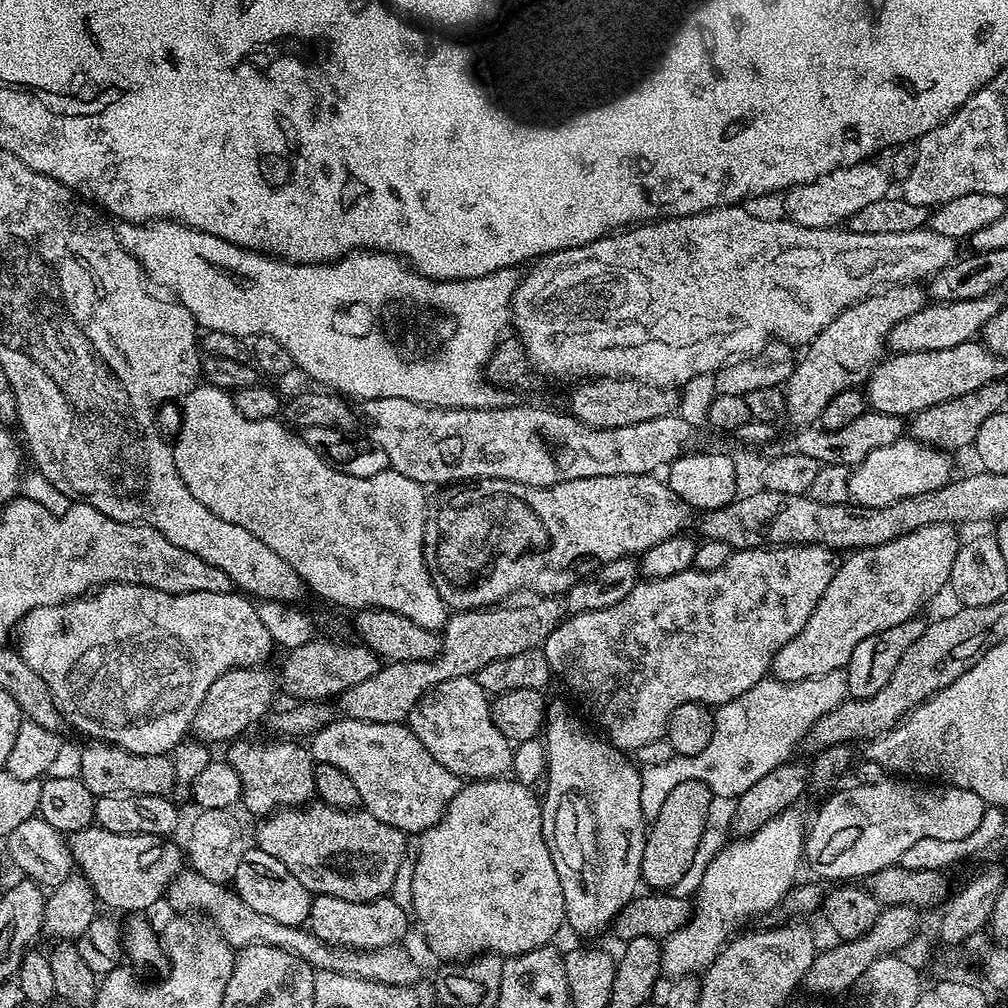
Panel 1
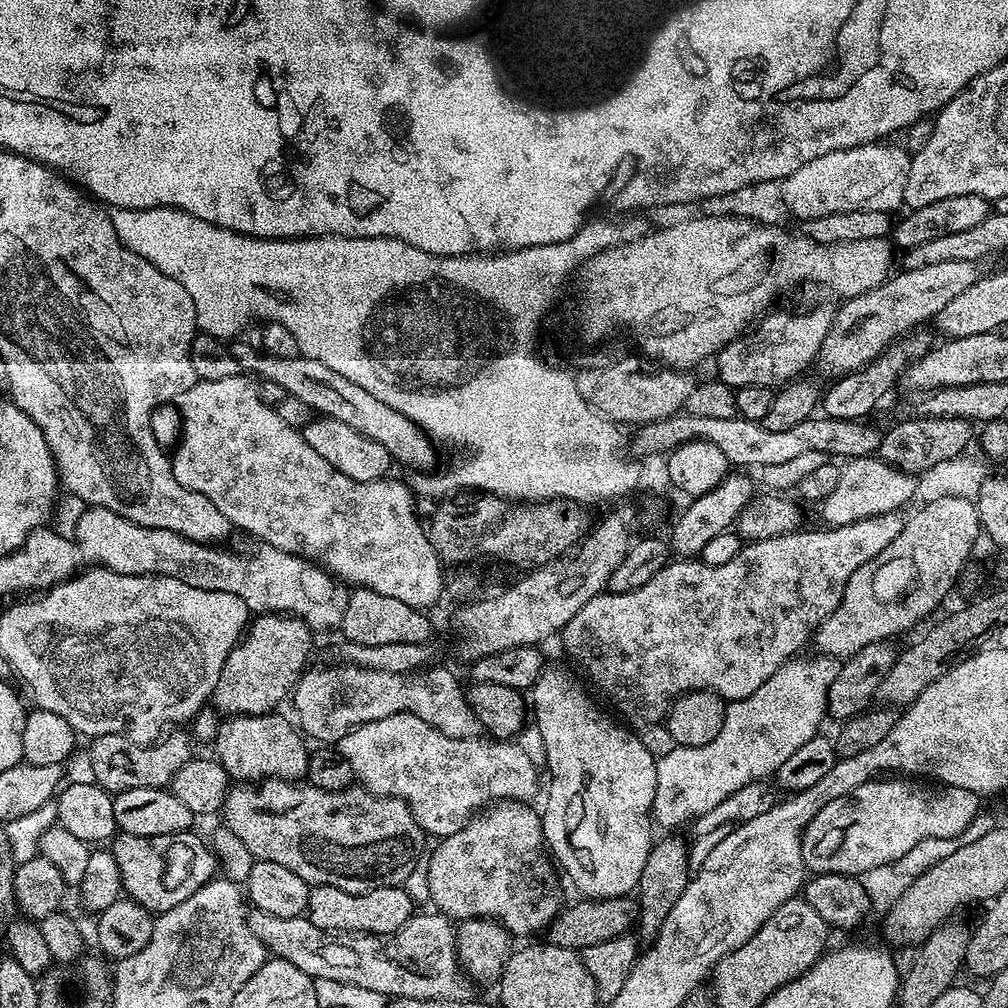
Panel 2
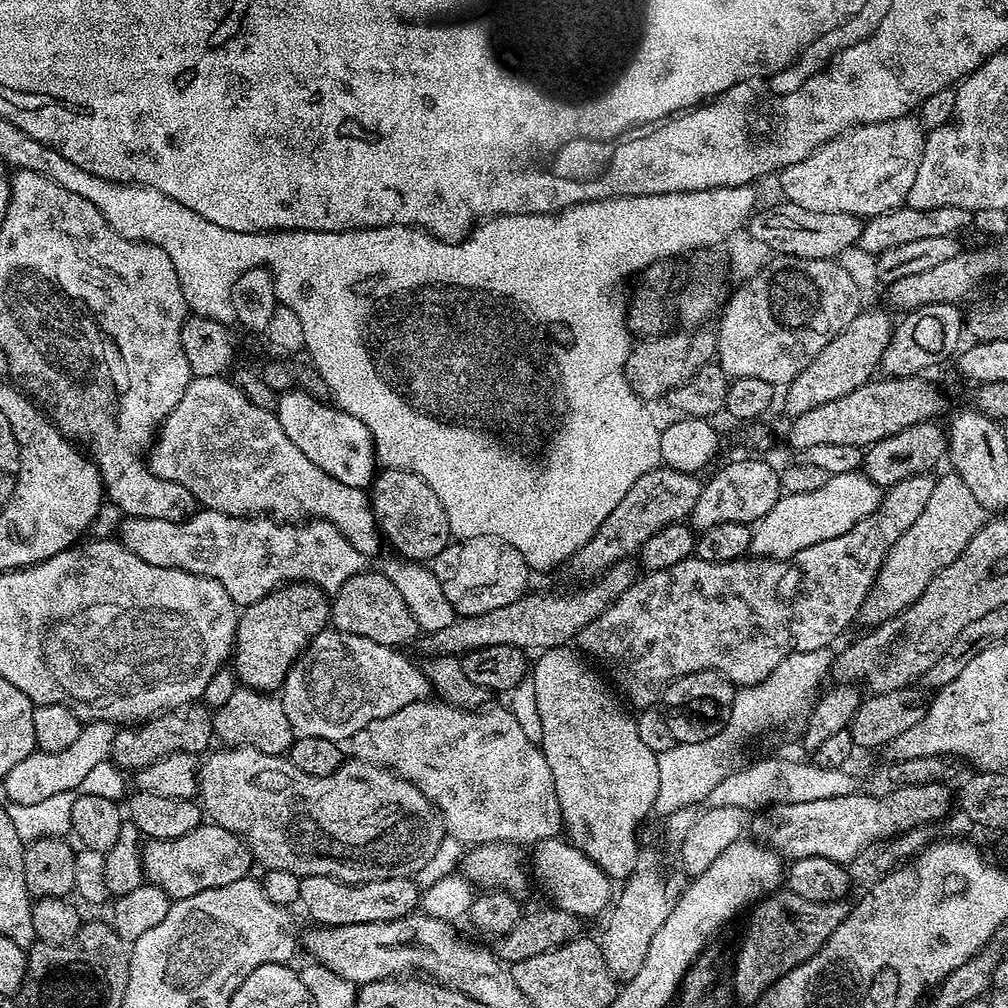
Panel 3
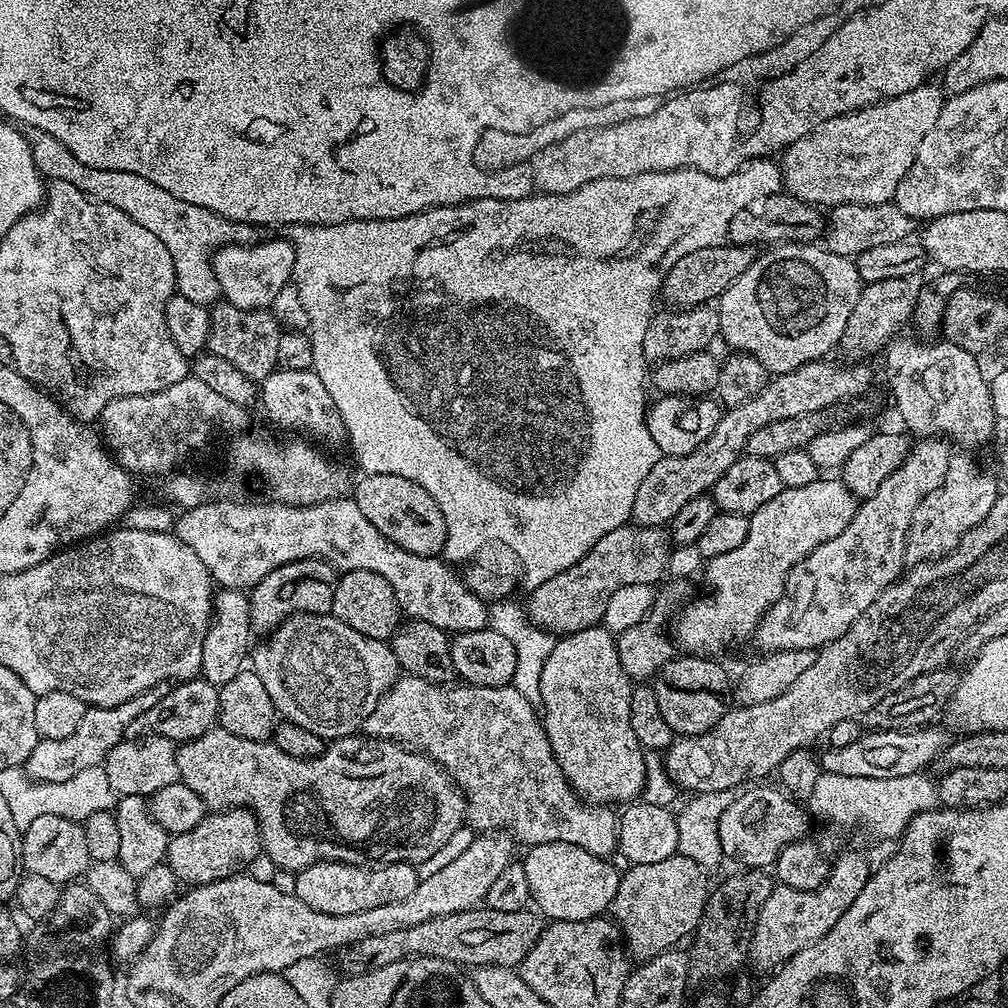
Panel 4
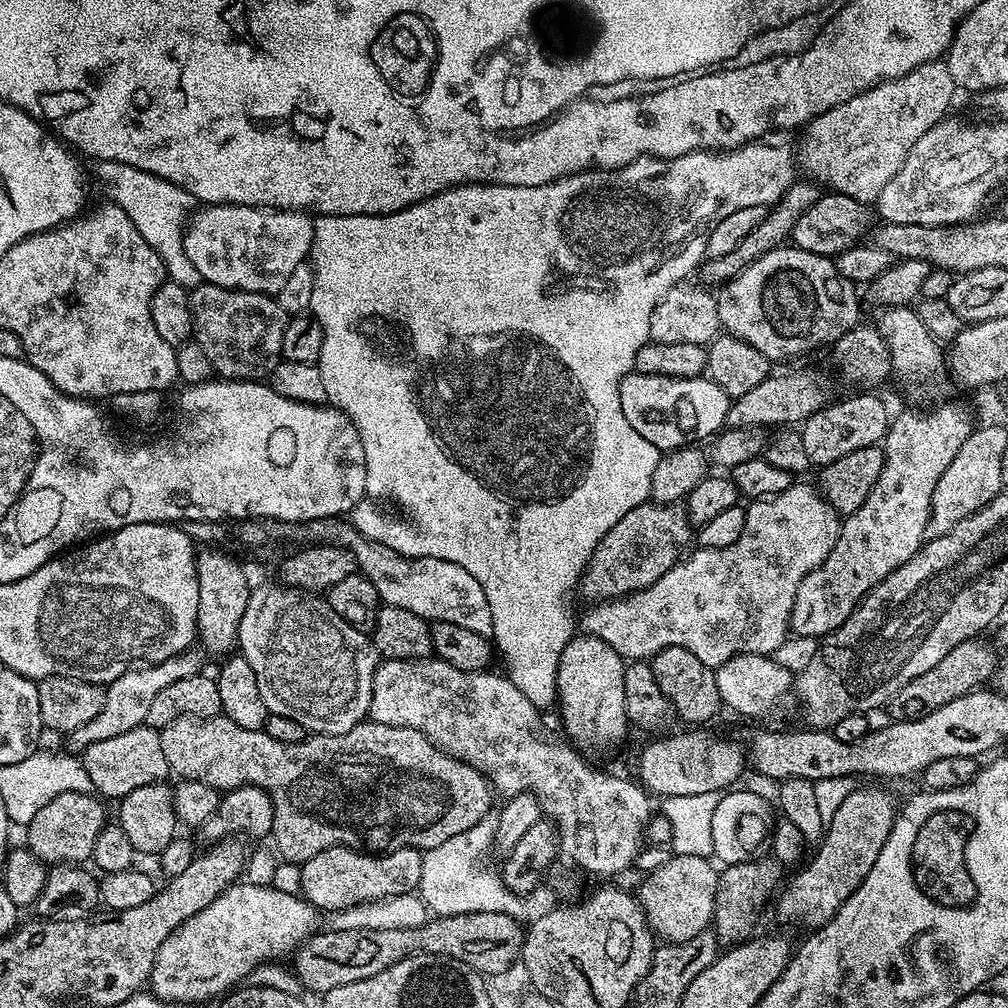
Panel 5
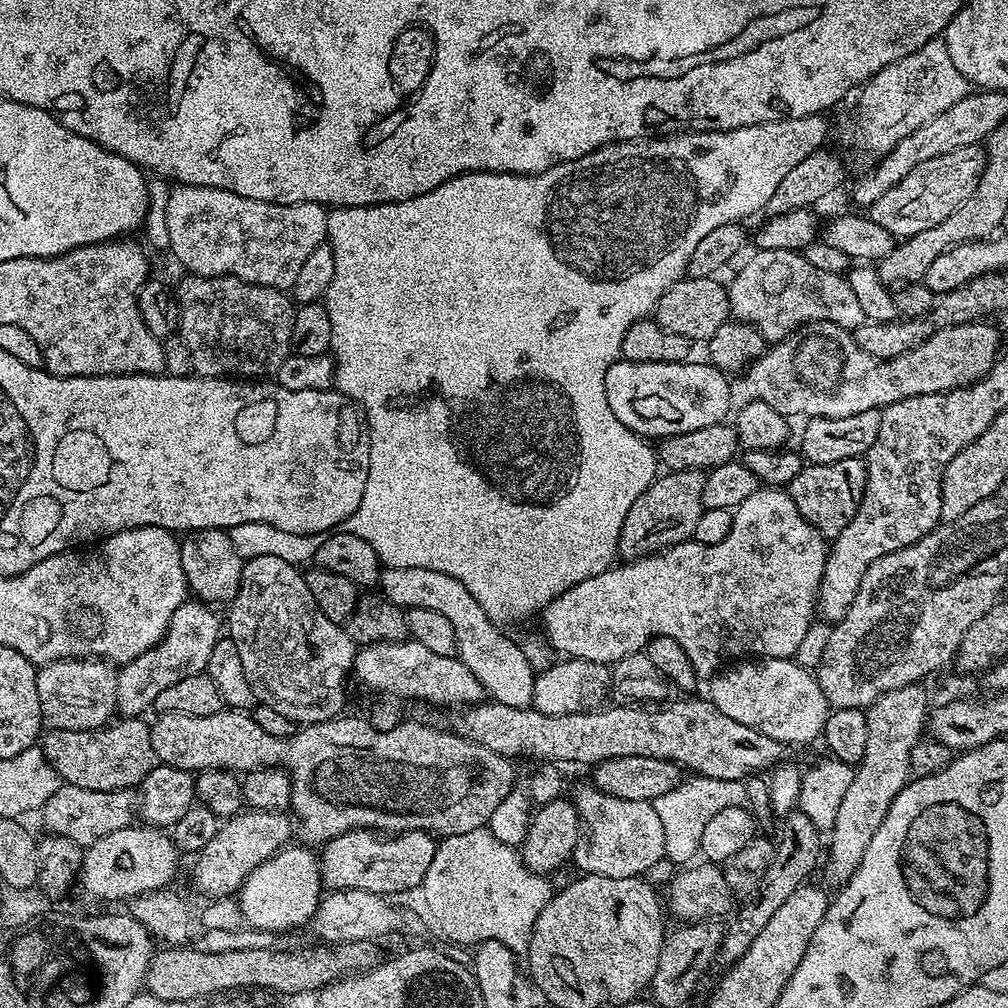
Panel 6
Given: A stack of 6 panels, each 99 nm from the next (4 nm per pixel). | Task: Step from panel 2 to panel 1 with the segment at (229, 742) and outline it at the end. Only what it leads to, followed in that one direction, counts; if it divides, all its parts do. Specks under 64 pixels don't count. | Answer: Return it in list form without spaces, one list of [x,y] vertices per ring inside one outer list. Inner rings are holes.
[[[237,738],[227,745],[226,759],[234,770],[238,770],[238,778],[242,782],[242,808],[252,816],[263,818],[272,815],[281,808],[302,808],[316,800],[314,786],[314,770],[316,764],[311,751],[300,742],[276,742],[280,744],[255,744],[249,738]]]

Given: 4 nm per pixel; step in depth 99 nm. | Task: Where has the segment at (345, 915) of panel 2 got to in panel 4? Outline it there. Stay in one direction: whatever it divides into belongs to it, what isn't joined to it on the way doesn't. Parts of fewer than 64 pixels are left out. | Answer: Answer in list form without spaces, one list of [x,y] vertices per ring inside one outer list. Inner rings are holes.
[[[333,860],[314,862],[295,873],[297,880],[296,897],[310,910],[322,914],[358,914],[358,910],[374,910],[374,906],[386,906],[407,898],[420,885],[422,876],[415,864],[382,864],[361,866],[343,864]]]

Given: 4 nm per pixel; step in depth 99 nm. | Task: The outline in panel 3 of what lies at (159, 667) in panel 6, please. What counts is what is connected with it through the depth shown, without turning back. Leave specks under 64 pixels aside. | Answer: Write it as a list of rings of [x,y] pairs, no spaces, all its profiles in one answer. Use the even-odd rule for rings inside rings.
[[[93,720],[81,727],[78,738],[66,750],[57,752],[31,752],[10,774],[2,777],[4,792],[13,804],[33,804],[42,802],[42,798],[54,798],[54,794],[63,792],[75,793],[82,786],[86,774],[94,770],[94,766],[105,763],[112,753],[112,743],[116,737],[117,725],[101,720]]]

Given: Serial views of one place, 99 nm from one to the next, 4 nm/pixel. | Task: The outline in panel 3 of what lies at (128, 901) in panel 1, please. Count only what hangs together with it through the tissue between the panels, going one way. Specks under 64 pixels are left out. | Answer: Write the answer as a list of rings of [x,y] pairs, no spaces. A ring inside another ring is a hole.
[[[201,822],[190,834],[182,834],[182,838],[148,840],[143,845],[140,862],[145,881],[160,888],[173,902],[202,894],[202,890],[230,886],[230,882],[245,879],[254,868],[252,852],[243,838],[211,822]]]

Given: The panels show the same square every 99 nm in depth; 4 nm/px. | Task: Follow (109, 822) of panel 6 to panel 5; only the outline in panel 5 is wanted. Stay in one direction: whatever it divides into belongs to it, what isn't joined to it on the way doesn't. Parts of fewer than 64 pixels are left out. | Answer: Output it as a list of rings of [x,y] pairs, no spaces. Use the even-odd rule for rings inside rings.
[[[92,792],[58,794],[54,802],[42,806],[42,810],[38,810],[38,814],[34,814],[32,821],[27,824],[27,848],[48,866],[54,864],[83,865],[91,861],[92,851],[98,842],[98,834],[106,827],[104,808],[99,802],[101,803]]]

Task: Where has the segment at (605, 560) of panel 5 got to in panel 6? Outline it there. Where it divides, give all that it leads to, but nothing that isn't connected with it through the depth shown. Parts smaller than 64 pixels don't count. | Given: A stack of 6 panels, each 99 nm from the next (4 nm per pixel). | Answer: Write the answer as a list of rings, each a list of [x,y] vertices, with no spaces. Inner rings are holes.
[[[668,470],[657,475],[652,485],[638,494],[638,502],[630,506],[630,514],[626,514],[626,522],[622,522],[617,553],[625,561],[641,560],[643,556],[652,556],[665,548],[692,539],[694,526],[698,526],[698,518],[705,509],[702,502],[704,478],[705,473],[698,470]]]

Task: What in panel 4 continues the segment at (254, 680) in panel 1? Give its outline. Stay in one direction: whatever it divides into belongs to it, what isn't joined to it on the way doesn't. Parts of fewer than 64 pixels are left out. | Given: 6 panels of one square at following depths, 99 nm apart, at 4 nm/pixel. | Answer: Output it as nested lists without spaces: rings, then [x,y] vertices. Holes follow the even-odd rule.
[[[295,560],[286,562],[286,566],[278,566],[278,570],[270,570],[270,574],[266,574],[266,578],[262,578],[262,582],[258,582],[250,590],[249,618],[252,620],[252,628],[257,633],[268,634],[297,612],[329,615],[337,579],[337,569],[327,560]]]

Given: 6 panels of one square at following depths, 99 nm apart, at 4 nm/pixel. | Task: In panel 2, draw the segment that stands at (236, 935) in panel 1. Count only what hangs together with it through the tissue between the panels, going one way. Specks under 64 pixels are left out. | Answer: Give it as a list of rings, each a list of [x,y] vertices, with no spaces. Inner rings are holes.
[[[429,910],[414,914],[398,930],[379,936],[373,932],[334,932],[327,928],[314,926],[303,915],[280,918],[274,914],[253,911],[248,918],[248,925],[268,949],[273,957],[298,966],[298,970],[316,980],[330,978],[334,982],[350,982],[350,986],[363,986],[366,990],[374,990],[385,998],[422,998],[423,1000],[470,1000],[477,995],[478,988],[466,975],[456,957],[456,930],[453,921],[443,914]]]

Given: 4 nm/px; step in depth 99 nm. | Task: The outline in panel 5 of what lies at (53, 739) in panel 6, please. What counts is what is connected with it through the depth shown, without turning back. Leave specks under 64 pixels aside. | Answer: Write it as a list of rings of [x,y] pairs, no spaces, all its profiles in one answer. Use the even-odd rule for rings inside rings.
[[[147,726],[126,730],[126,734],[117,734],[115,738],[105,738],[102,742],[94,742],[84,749],[82,763],[93,789],[101,797],[119,798],[130,794],[130,790],[138,790],[138,786],[159,784],[169,775],[159,731]]]

